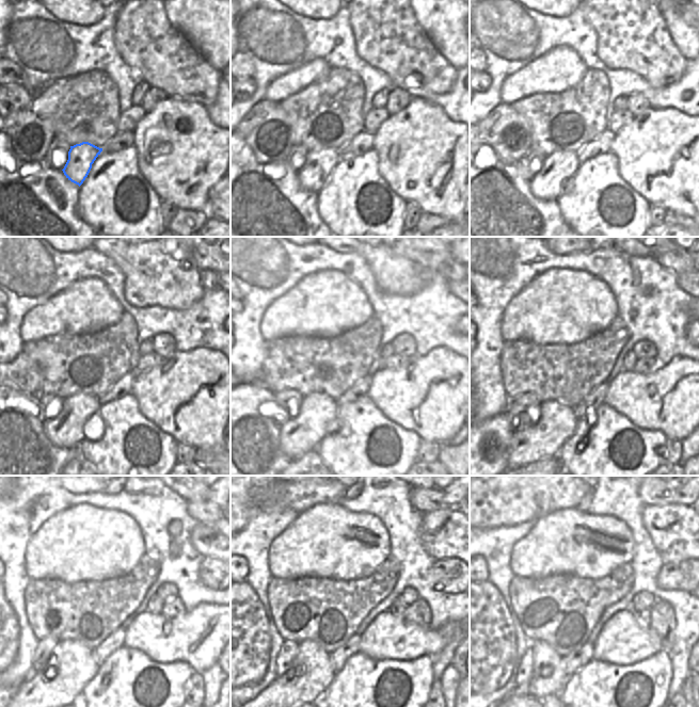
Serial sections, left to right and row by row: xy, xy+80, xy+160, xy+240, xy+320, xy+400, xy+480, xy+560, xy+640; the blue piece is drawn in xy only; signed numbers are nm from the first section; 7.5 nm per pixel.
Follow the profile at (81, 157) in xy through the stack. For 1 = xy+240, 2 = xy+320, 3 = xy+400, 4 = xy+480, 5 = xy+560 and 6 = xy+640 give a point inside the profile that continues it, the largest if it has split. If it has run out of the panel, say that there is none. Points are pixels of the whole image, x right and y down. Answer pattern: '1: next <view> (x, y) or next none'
1: next xy+240 (67, 430)
2: next xy+320 (302, 434)
3: next xy+400 (557, 422)
4: next xy+480 (44, 691)
5: next xy+560 (312, 673)
6: next xy+640 (550, 673)

